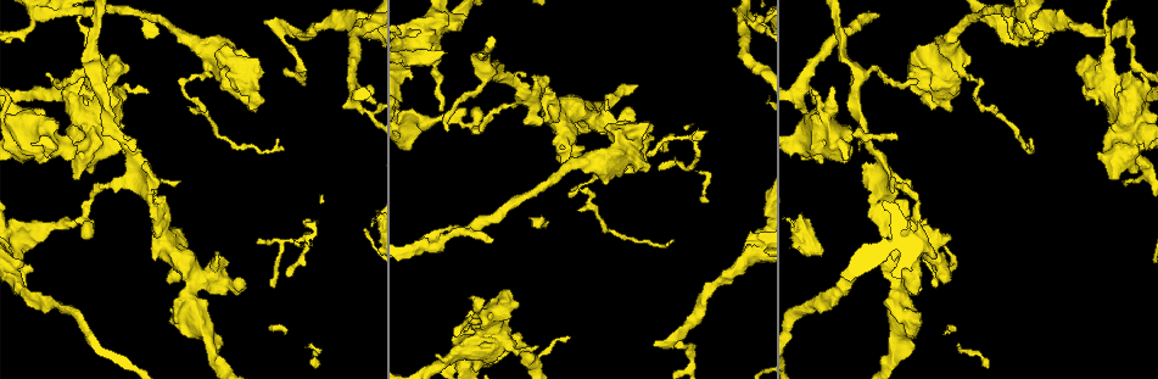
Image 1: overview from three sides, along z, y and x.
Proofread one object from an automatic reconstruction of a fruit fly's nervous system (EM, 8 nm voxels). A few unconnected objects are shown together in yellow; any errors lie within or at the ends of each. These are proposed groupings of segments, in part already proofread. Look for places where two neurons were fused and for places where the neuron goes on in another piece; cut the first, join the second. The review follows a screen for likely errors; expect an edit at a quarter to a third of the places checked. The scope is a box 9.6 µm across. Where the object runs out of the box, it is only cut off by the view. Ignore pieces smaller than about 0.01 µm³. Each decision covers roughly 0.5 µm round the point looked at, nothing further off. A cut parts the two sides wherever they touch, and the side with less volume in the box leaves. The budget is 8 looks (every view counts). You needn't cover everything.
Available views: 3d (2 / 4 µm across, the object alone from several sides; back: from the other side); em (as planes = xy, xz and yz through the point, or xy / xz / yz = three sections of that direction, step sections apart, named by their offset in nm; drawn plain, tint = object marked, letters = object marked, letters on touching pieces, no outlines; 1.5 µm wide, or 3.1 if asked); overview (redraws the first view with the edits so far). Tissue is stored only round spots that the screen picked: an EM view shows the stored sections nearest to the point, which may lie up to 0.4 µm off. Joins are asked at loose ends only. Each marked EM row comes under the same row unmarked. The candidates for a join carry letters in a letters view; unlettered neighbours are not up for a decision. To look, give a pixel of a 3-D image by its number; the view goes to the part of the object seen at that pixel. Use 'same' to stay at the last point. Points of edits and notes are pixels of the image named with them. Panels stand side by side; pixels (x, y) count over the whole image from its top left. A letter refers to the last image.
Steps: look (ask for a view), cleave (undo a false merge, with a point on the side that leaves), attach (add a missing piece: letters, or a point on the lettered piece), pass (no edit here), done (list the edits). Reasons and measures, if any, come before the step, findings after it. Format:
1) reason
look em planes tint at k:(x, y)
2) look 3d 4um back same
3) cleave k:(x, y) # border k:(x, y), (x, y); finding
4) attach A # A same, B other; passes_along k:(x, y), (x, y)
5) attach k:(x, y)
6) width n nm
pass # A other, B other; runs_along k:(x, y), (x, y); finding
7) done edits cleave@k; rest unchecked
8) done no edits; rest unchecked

tapers out
look 3d 2um at 1:(289, 274)

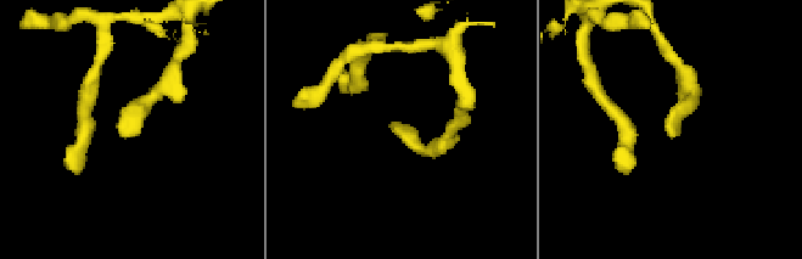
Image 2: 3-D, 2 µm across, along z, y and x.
need the tissue
look em planes letters at 2:(672, 139)

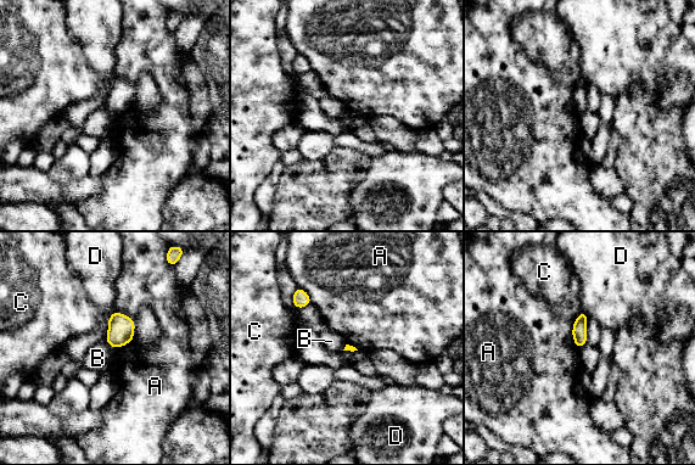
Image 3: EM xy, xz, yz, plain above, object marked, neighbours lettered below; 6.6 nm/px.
pass # A other, B other, C other, D other; border 3:(105, 341), (112, 347); none of them fits

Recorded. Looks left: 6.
an open end
look 3d 4um at 1:(75, 177)

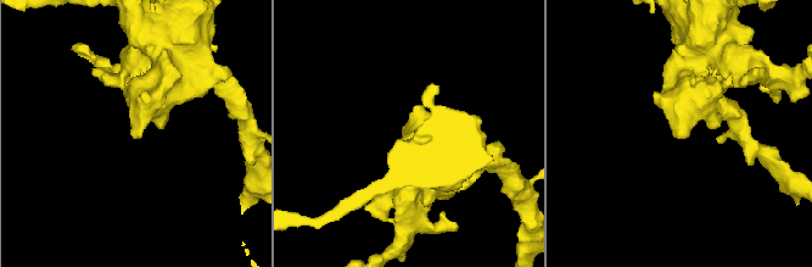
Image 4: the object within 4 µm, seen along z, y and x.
look em xz step 4 tint at 4:(133, 135)

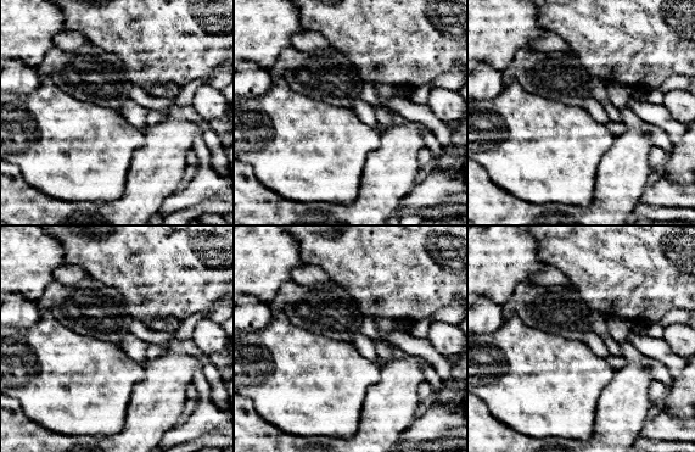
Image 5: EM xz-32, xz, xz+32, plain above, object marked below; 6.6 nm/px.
look em planes letters same

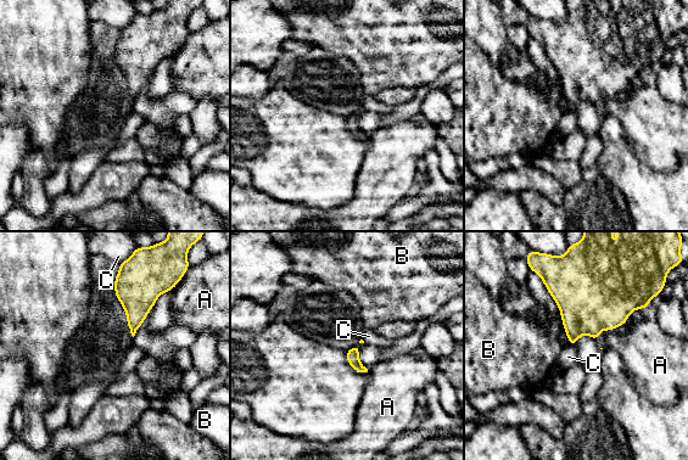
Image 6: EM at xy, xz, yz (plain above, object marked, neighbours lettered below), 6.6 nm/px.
pass # A other, B other, C other; none of them fits

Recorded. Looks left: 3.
free end
look em xy step 4 tint at 1:(265, 23)

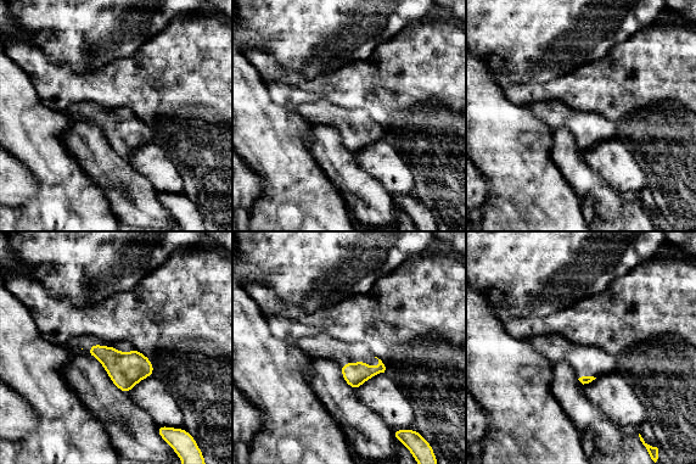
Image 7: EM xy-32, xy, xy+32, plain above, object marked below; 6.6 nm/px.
cut it another way
look em planes letters same

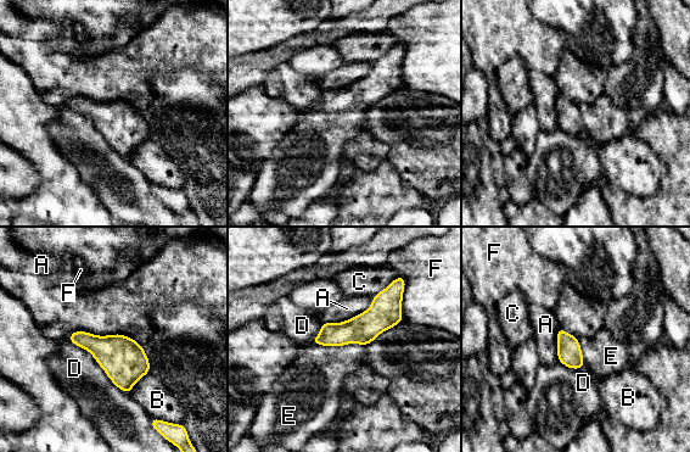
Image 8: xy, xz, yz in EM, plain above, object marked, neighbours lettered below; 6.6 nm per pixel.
attach E # A other, B other, C other, D other, E same, F other; passes_along 8:(352, 330), (317, 342), (314, 377); it goes on there

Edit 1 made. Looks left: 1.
done edits attach@8; rest unchecked

